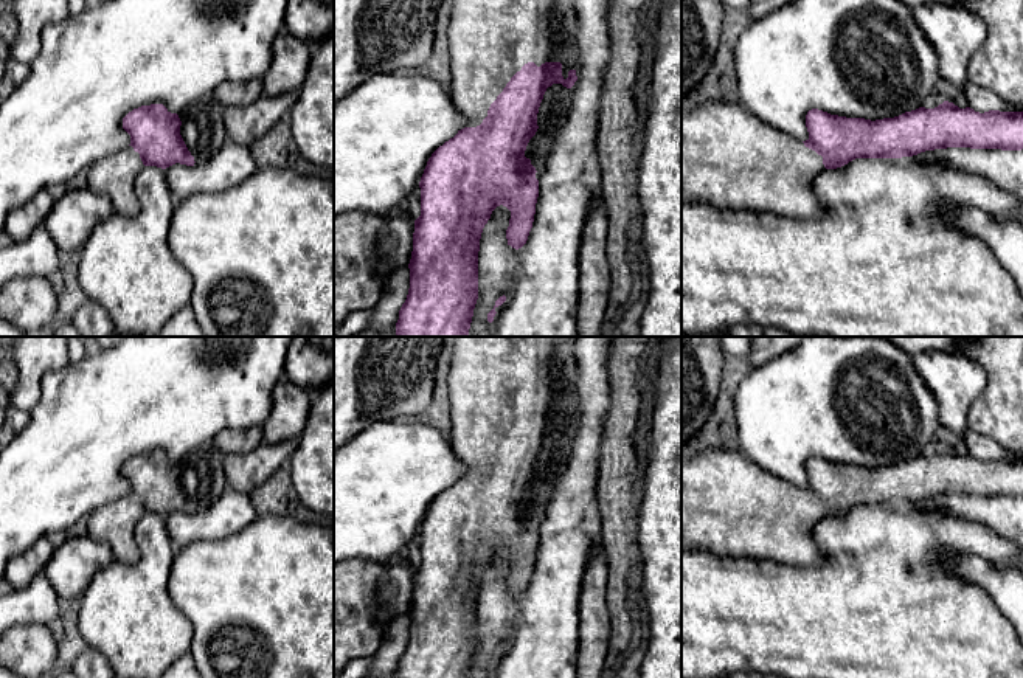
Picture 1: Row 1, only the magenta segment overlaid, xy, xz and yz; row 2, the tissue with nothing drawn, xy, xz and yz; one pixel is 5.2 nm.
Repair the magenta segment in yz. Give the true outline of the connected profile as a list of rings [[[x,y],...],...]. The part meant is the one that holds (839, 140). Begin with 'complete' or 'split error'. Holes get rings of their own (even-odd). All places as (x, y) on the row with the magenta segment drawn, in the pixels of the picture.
split error; [[[944,101],[935,109],[919,107],[894,118],[865,119],[831,115],[812,109],[806,115],[809,138],[799,141],[750,113],[742,102],[705,102],[681,113],[681,202],[706,202],[717,208],[751,209],[787,217],[817,217],[824,214],[821,202],[812,191],[815,177],[824,169],[837,169],[855,158],[902,158],[925,150],[947,147],[970,149],[1023,149],[1023,112],[959,109]]]

